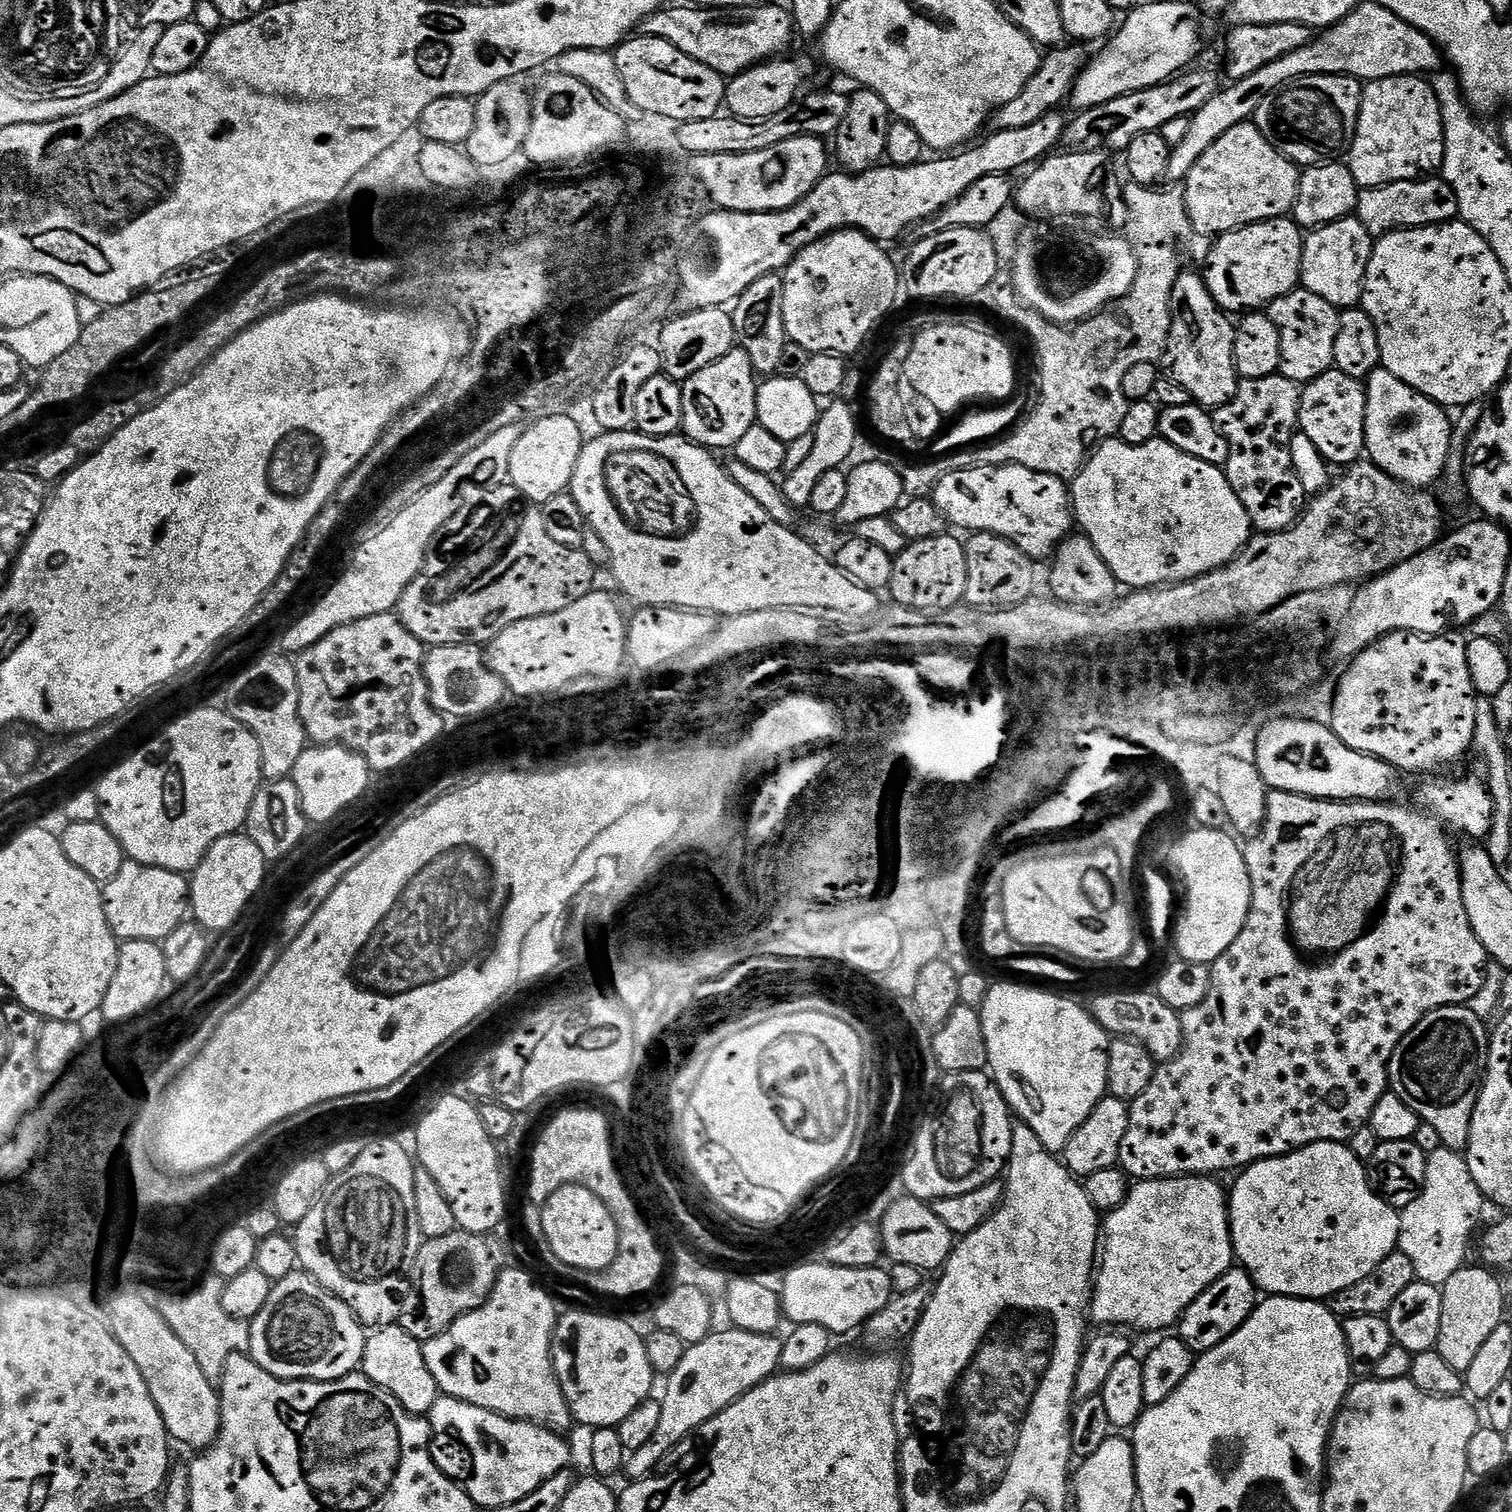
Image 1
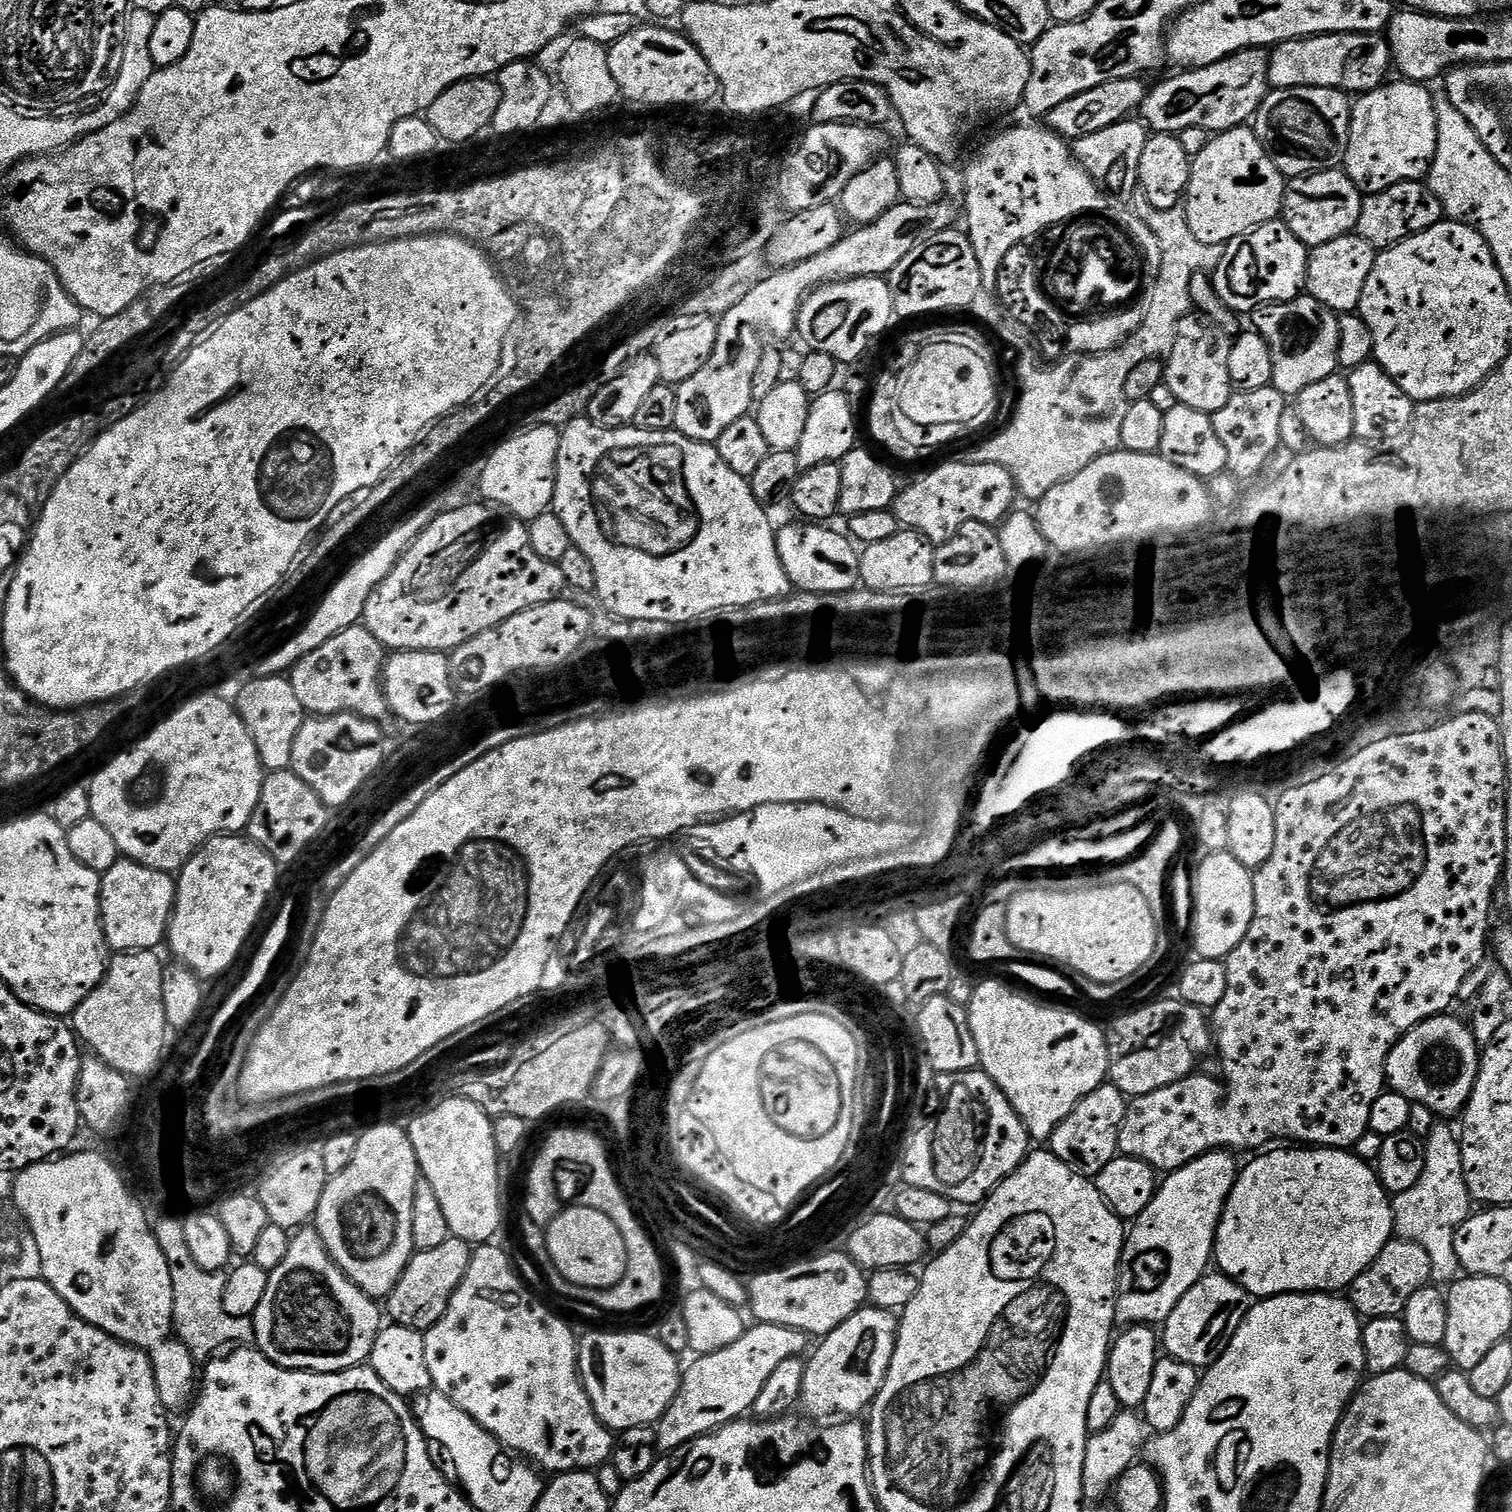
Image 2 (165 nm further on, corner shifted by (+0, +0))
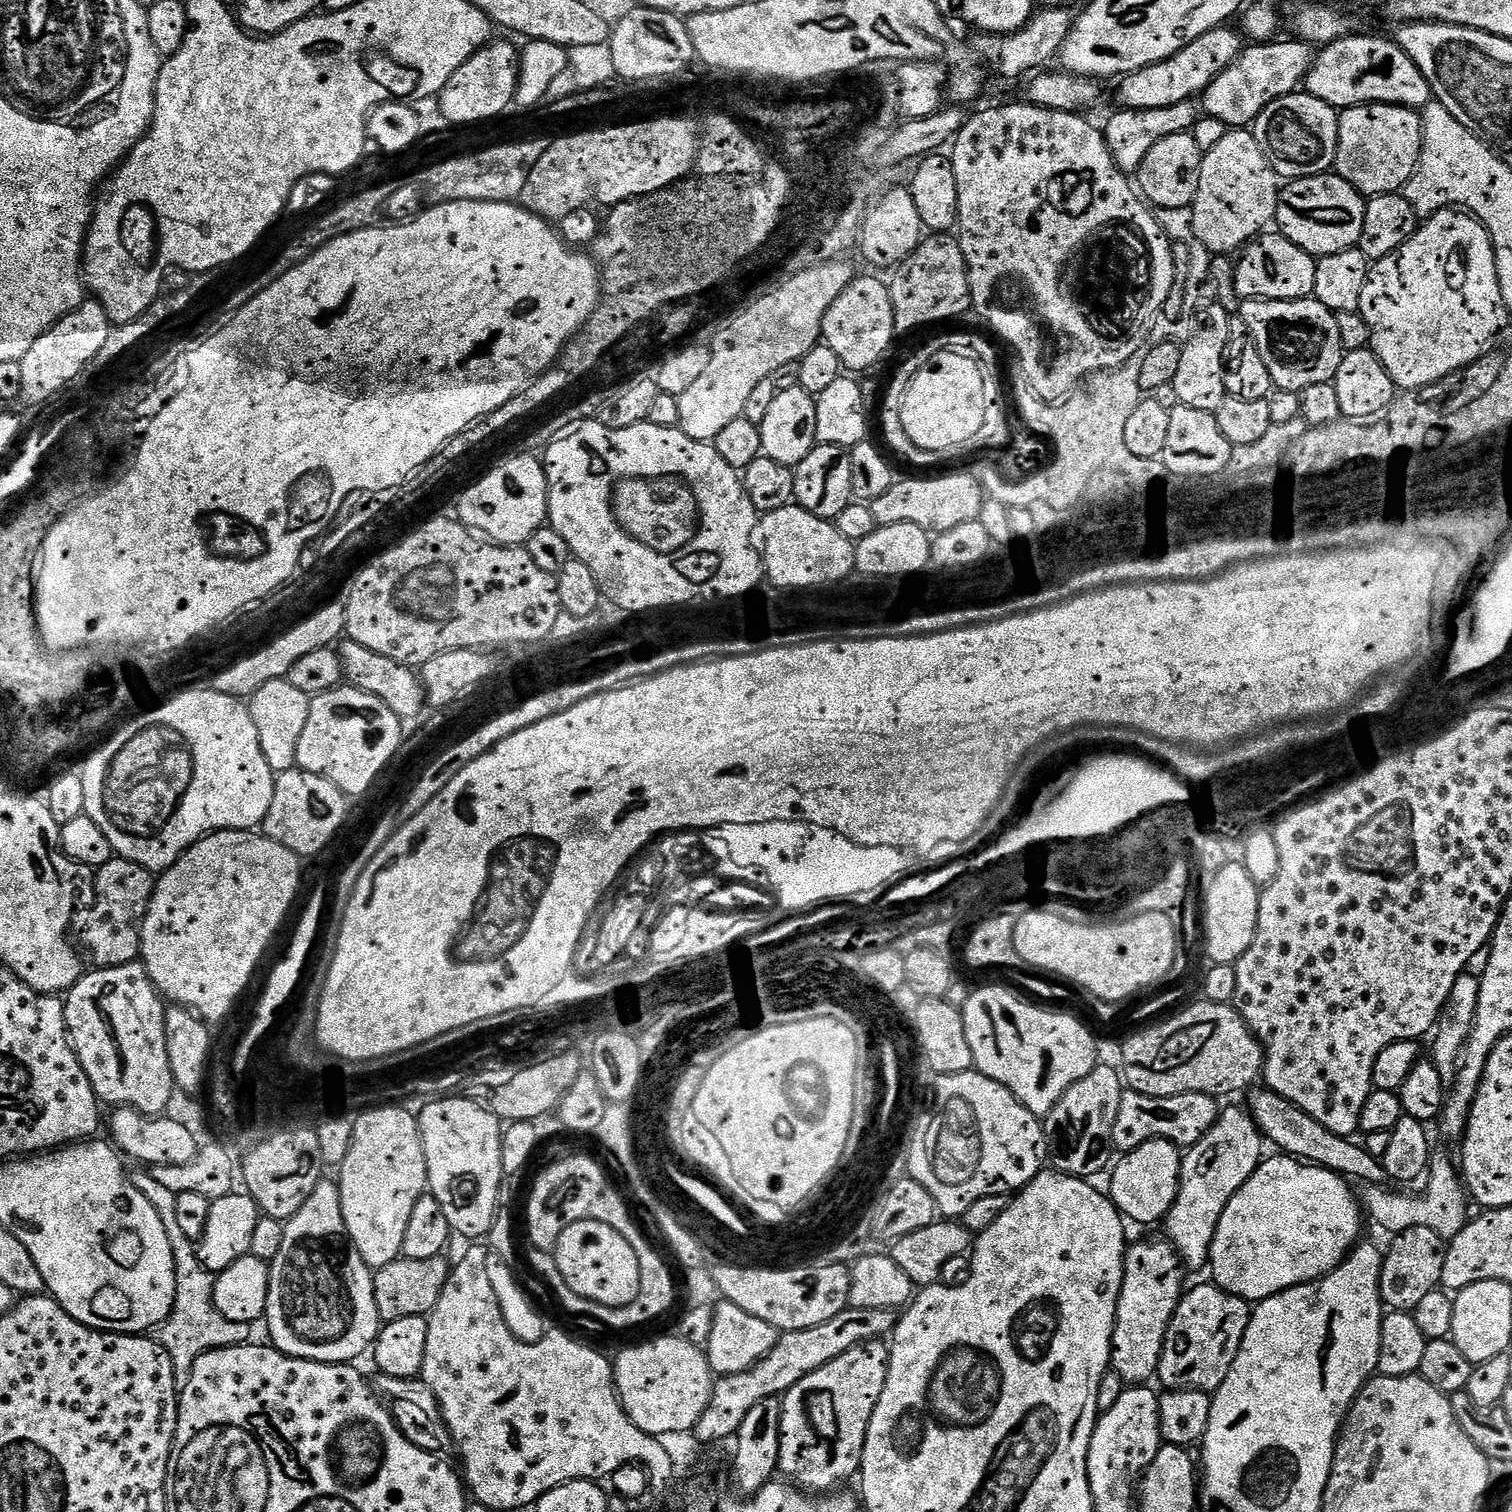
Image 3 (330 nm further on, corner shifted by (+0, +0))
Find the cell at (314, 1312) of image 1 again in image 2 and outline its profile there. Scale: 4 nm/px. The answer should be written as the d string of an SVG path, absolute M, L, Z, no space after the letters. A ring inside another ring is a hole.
M305 1226L292 1236L290 1250L286 1254L282 1266L278 1266L273 1272L268 1274L266 1295L262 1298L262 1302L258 1306L254 1317L254 1323L256 1325L255 1347L259 1348L262 1354L266 1354L266 1358L270 1358L270 1362L274 1362L283 1368L293 1368L299 1372L341 1372L347 1368L359 1368L371 1357L372 1347L382 1327L382 1321L380 1321L380 1316L382 1320L382 1308L381 1305L379 1308L376 1304L379 1303L373 1297L365 1294L334 1262L334 1258L326 1250L326 1246L322 1242L320 1235L316 1232L315 1227Z

